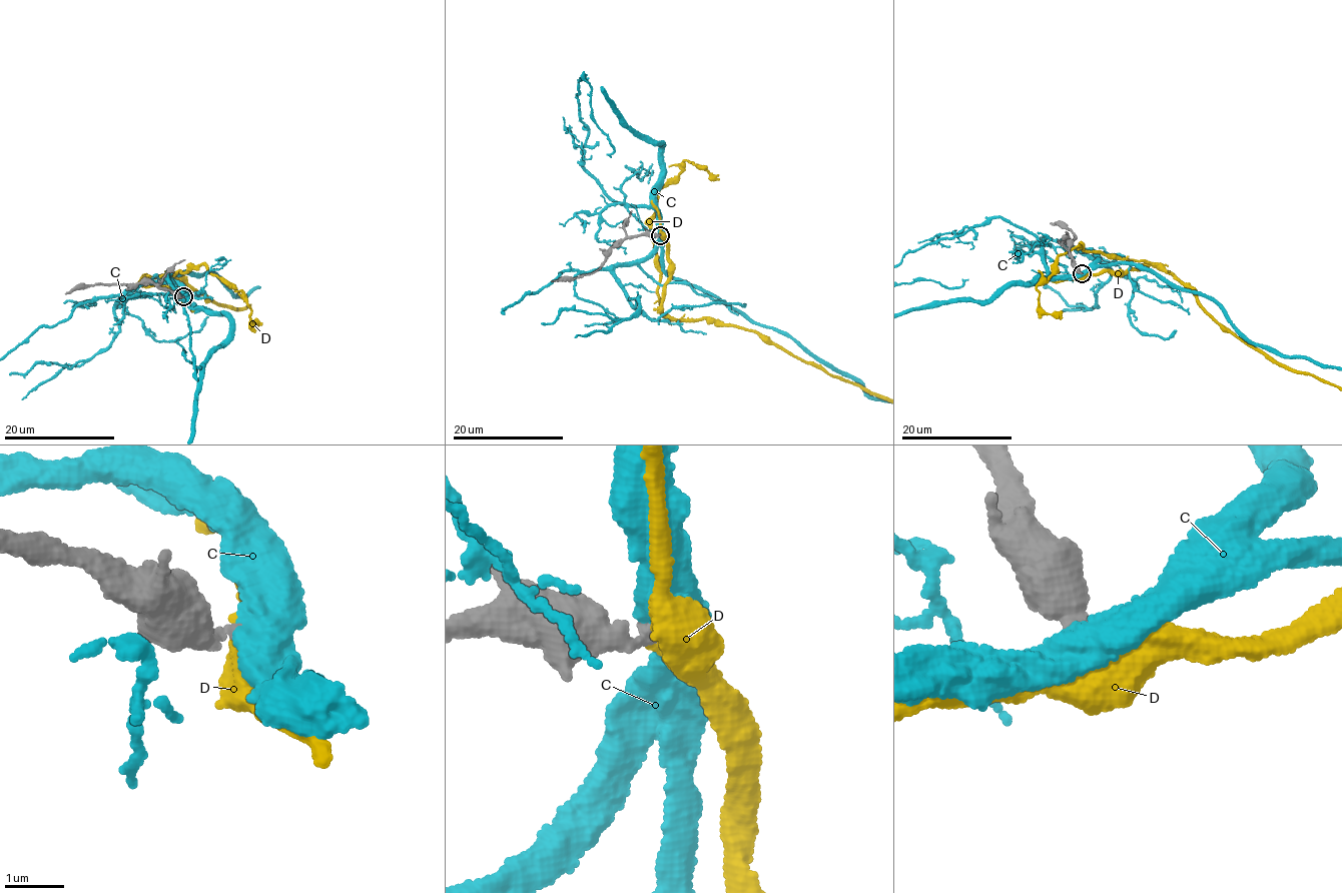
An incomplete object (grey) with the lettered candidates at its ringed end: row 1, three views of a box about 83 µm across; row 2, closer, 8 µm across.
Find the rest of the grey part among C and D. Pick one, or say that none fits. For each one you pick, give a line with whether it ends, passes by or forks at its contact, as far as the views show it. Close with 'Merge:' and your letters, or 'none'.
D: it passes by
Merge: D

